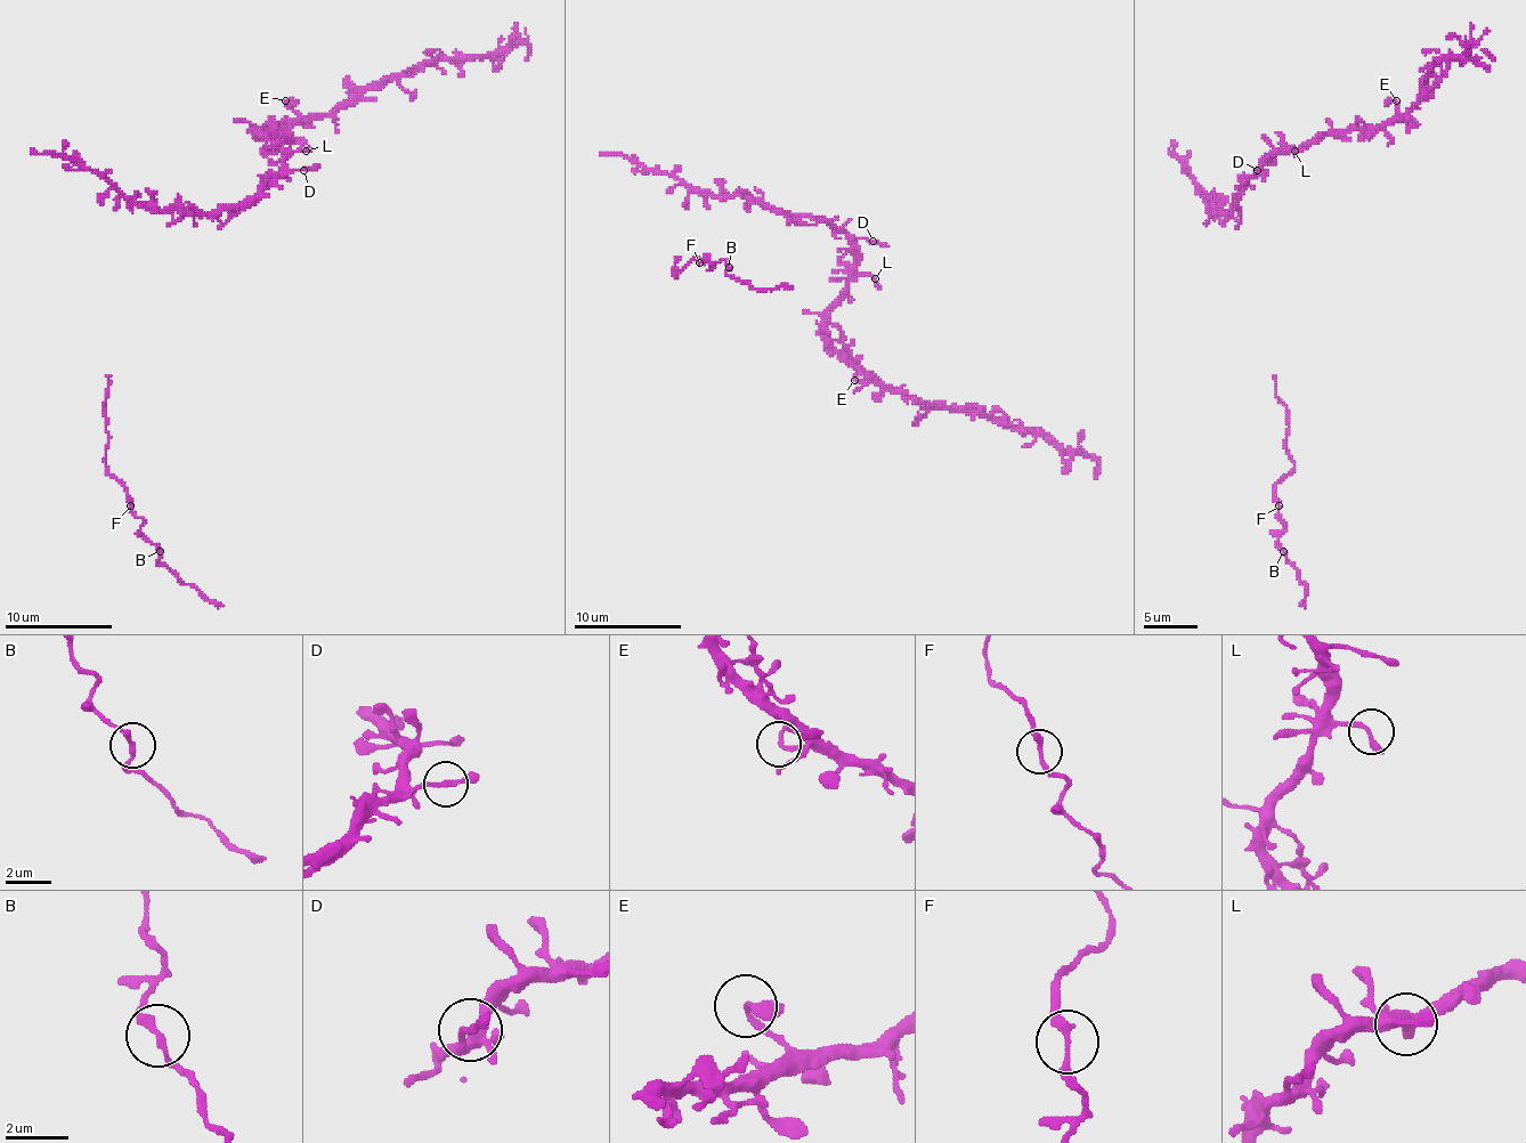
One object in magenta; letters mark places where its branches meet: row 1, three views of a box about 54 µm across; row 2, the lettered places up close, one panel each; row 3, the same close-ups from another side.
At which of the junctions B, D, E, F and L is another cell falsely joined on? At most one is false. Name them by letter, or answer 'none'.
none

